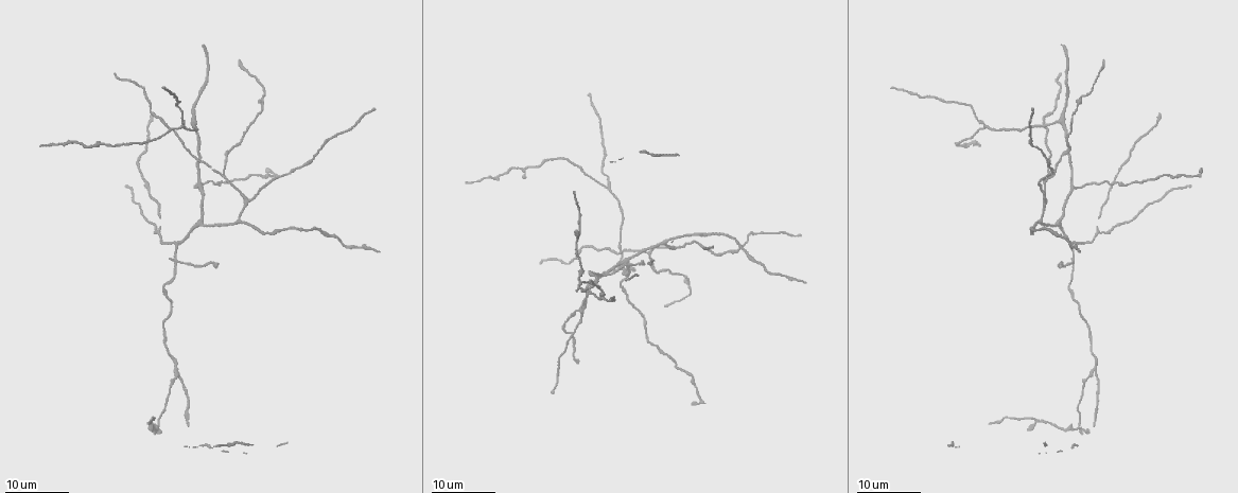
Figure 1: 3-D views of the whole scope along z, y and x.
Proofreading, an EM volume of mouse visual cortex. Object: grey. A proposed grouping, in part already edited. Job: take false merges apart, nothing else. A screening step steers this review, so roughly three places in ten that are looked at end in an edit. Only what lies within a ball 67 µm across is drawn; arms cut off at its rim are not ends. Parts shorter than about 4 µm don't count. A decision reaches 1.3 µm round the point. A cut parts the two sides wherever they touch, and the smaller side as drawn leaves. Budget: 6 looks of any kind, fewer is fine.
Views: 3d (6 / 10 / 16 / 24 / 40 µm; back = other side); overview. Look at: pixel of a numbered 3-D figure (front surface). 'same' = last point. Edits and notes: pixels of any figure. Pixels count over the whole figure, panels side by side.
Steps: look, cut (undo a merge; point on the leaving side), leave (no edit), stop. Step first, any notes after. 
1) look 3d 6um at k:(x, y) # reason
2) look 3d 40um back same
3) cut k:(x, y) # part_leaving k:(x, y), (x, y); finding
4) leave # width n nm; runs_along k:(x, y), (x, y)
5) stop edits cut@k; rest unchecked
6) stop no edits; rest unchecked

look 3d 16um at 1:(184, 126) # three-way junction

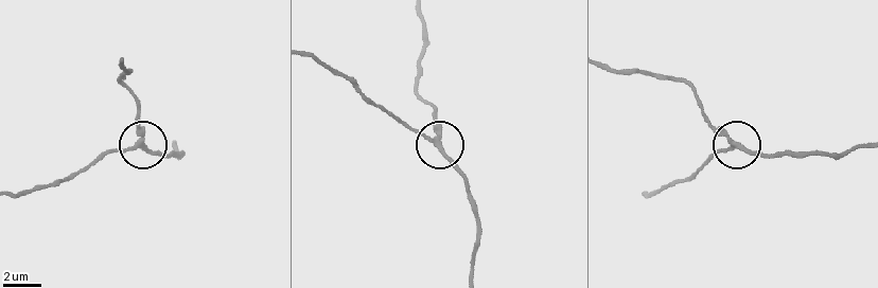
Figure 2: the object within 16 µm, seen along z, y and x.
look 3d 6um at 2:(138, 145) # closer look

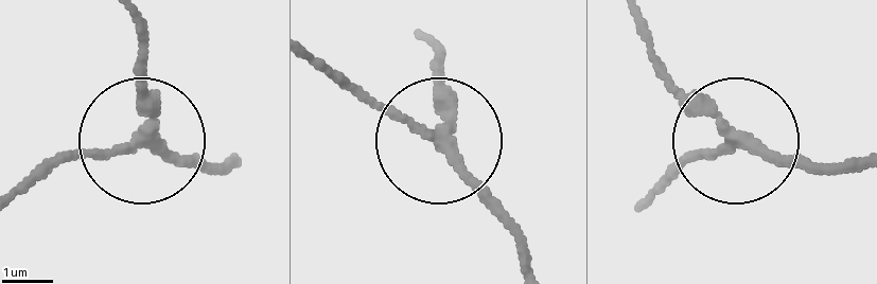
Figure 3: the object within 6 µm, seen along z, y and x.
look 3d 6um back at 3:(725, 133) # from behind

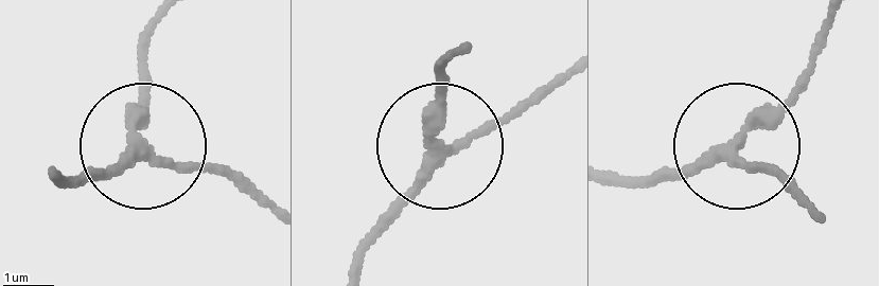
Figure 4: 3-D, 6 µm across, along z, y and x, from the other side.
leave # width 260 nm; runs_along 4:(605, 175), (720, 159), (818, 53); one cell here

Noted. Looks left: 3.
look 3d 24um at 1:(195, 120) # three arms meet

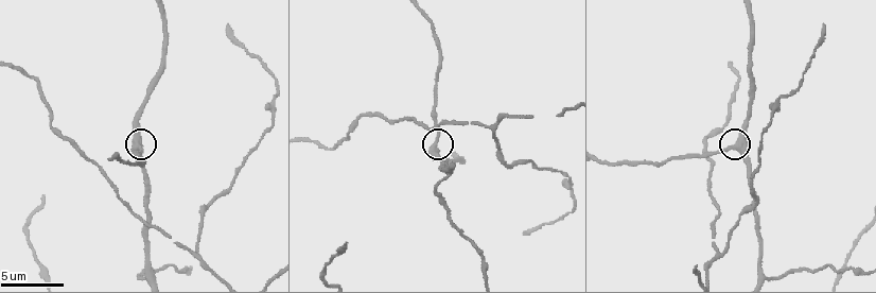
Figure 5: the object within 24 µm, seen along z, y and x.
look 3d 10um at 5:(435, 144)

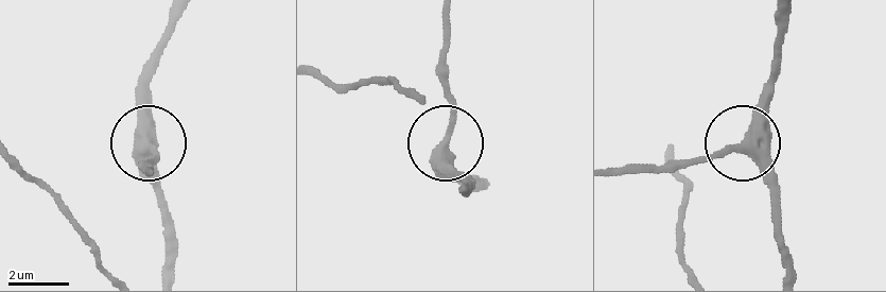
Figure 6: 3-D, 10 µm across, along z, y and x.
leave # width 380 nm; runs_along 6:(168, 269), (160, 185), (144, 154), (144, 66); all the same cell

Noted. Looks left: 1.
look 3d 10um at 5:(720, 254) # three arms meet

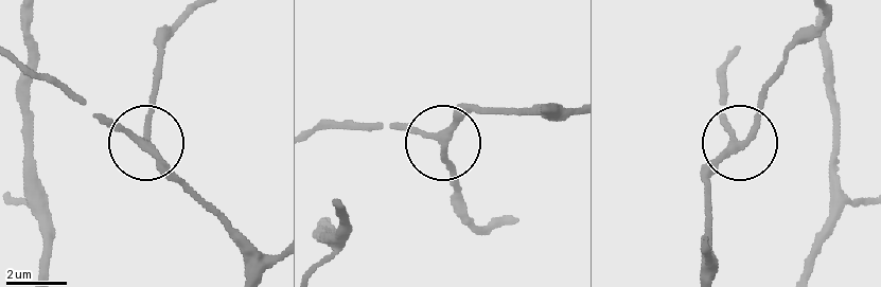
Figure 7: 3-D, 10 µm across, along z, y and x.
leave # width 220 nm; runs_along 7:(246, 273), (239, 243), (153, 151), (147, 106), (155, 63); continuous, no second cell

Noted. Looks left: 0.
stop no edits; rest unchecked

